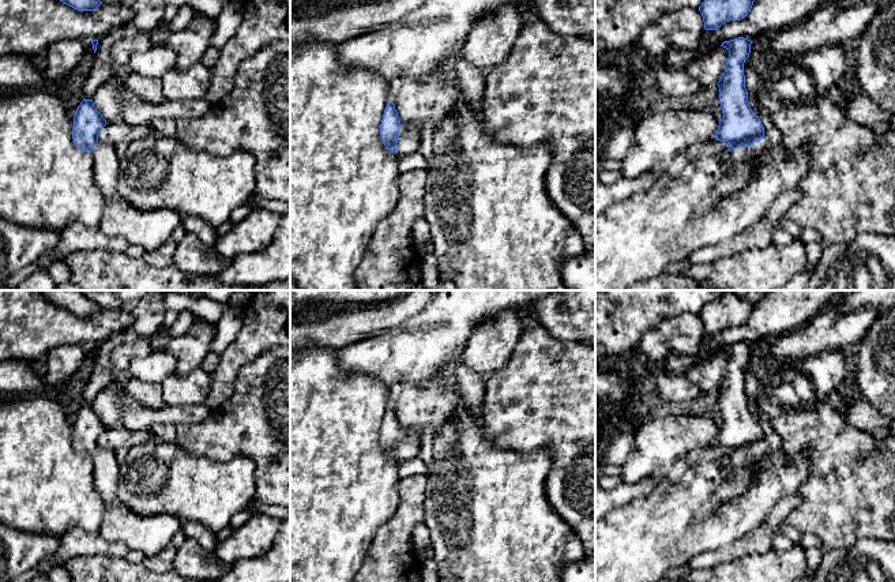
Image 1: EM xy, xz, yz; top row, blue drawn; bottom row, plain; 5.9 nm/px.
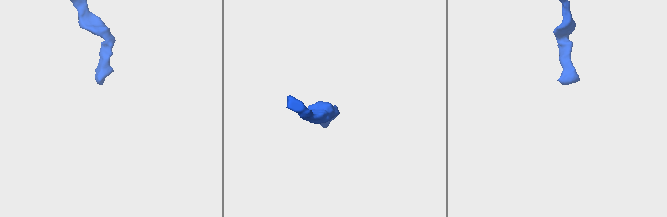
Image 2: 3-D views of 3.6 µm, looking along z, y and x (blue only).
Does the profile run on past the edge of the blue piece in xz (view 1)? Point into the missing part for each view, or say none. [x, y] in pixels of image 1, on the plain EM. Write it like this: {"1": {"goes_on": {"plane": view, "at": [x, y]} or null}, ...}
{"1": {"goes_on": {"plane": "xz", "at": [409, 442]}}}

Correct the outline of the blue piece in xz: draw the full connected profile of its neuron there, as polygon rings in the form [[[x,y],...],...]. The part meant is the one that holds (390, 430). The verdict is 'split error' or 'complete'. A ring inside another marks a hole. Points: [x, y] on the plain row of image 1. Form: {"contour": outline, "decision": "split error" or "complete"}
{"contour": [[[394,408],[384,414],[380,440],[384,451],[399,463],[415,458],[420,453],[421,436],[401,427]]], "decision": "split error"}

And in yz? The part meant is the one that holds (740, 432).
{"contour": [[[738,342],[721,350],[729,356],[729,363],[725,378],[717,388],[723,423],[714,443],[730,450],[718,461],[721,469],[729,470],[730,476],[704,503],[697,512],[697,521],[712,515],[721,503],[741,496],[756,480],[753,465],[768,454],[764,432],[749,412],[745,394],[744,368],[749,363],[751,349],[751,345]]], "decision": "split error"}

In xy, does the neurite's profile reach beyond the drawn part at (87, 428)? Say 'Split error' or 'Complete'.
Split error

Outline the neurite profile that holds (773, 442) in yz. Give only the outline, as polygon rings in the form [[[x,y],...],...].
[[[759,410],[759,424],[764,432],[764,444],[774,466],[781,466],[783,459],[782,442],[776,431],[771,425],[771,416]]]

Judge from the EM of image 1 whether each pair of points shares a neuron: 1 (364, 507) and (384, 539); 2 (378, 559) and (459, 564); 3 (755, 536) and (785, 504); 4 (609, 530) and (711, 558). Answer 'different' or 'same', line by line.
1: different
2: different
3: same
4: different

